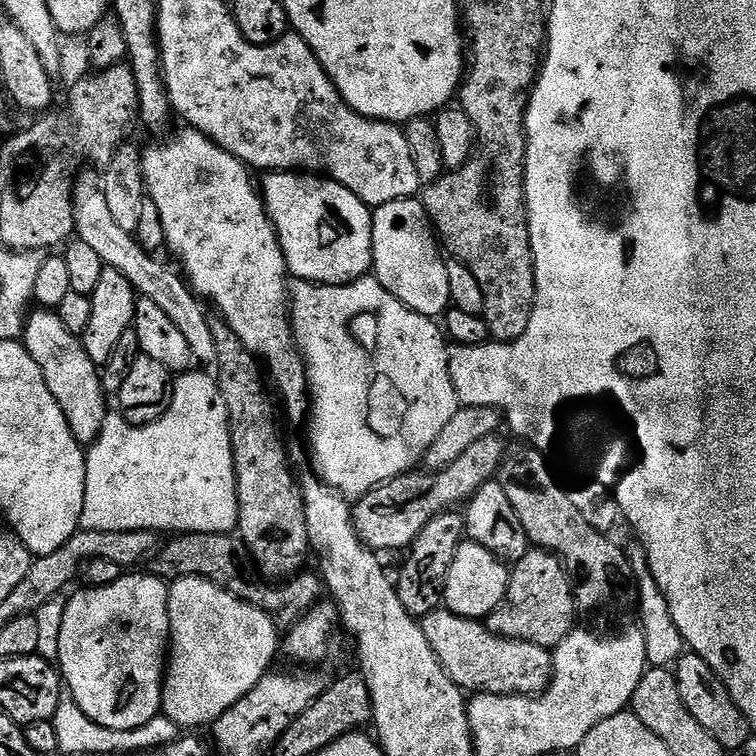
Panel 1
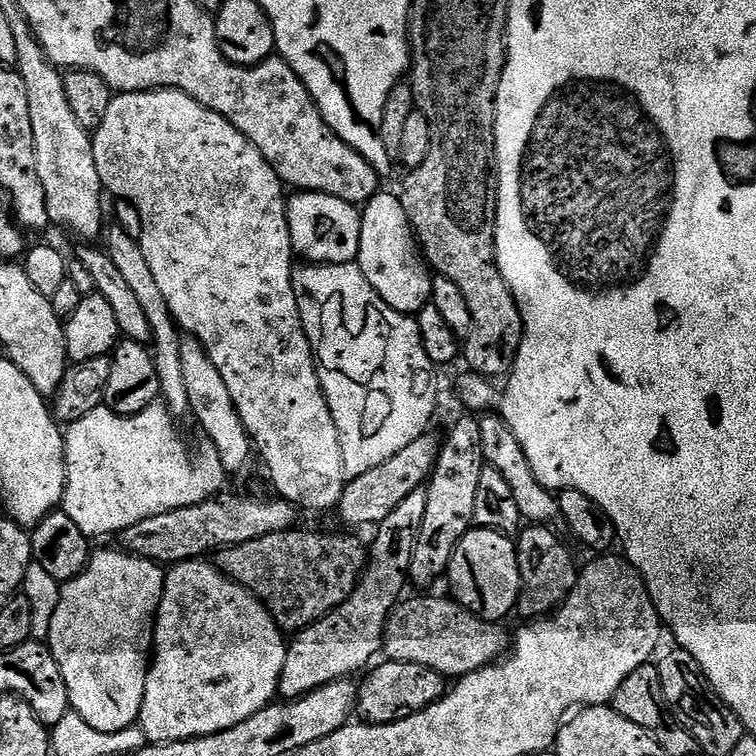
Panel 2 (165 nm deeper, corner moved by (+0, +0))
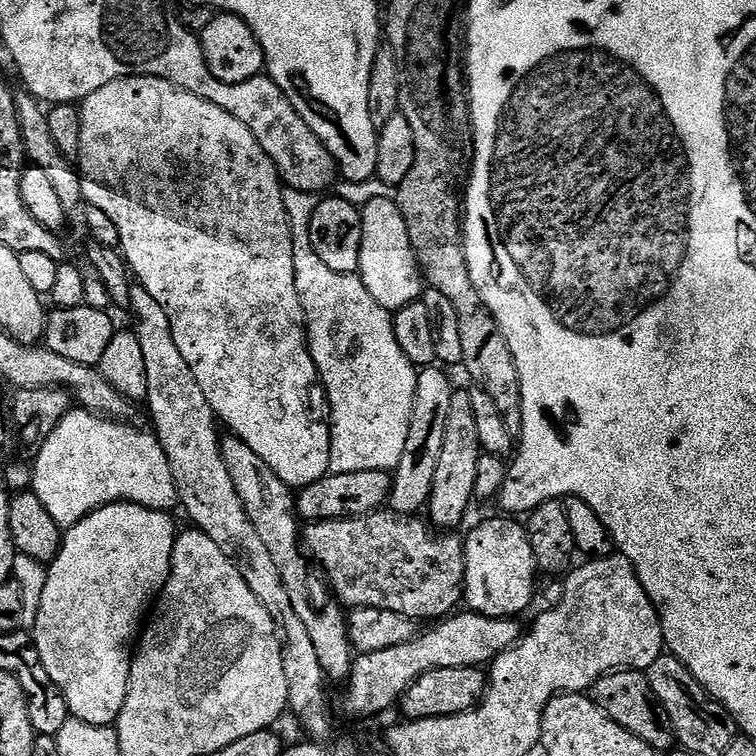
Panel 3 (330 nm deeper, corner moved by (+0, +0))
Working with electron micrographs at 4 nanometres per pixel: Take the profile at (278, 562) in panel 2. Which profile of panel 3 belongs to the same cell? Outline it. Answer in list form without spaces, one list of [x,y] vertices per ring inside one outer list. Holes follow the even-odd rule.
[[[381,510],[369,516],[354,516],[350,520],[308,522],[302,528],[302,544],[307,555],[324,567],[345,609],[377,608],[402,614],[413,622],[436,622],[453,615],[464,600],[464,540],[456,537],[456,534],[437,534],[423,519],[416,519],[420,518],[412,514]]]

